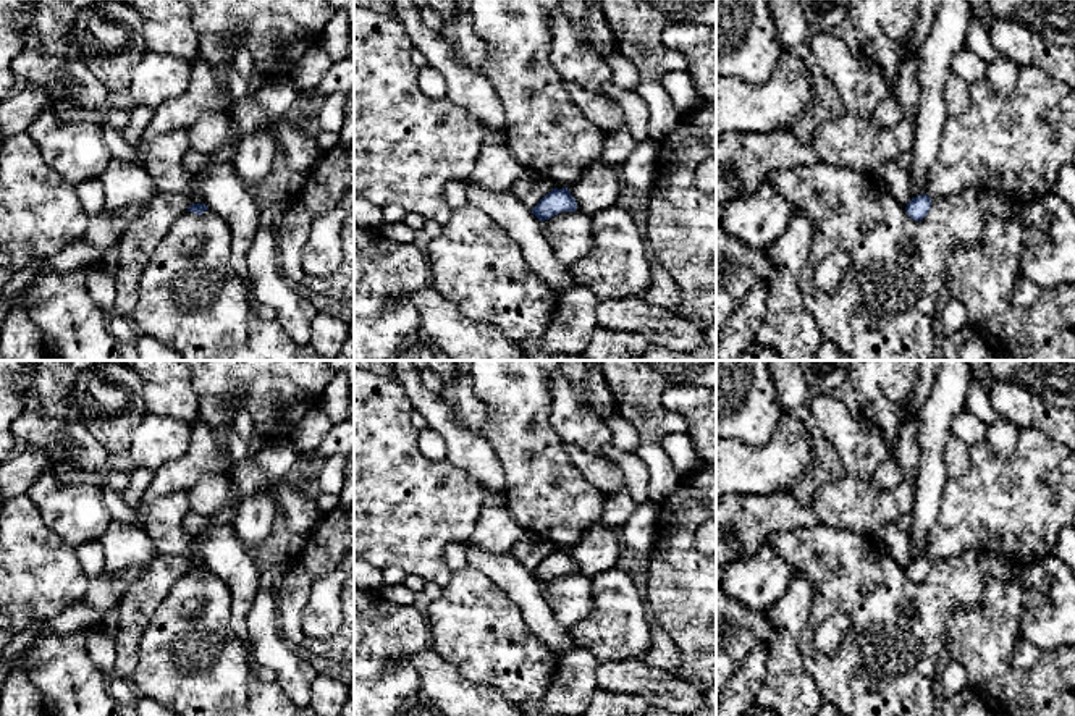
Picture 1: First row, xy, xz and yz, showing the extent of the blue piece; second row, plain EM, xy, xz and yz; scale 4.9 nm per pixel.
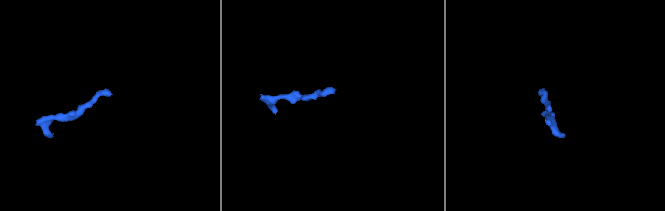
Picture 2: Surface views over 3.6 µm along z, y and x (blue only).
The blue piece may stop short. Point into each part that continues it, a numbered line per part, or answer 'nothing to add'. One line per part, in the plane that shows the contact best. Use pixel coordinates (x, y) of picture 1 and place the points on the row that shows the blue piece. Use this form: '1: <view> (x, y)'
nothing to add

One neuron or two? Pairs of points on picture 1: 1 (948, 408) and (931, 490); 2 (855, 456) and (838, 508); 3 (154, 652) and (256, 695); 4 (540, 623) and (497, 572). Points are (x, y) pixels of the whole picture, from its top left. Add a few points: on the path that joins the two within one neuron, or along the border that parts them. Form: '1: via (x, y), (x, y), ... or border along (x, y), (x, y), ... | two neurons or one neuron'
1: via (935, 429), (931, 469) | one neuron
2: border along (847, 472), (867, 480) | two neurons
3: via (180, 657), (219, 694), (230, 694) | one neuron
4: via (534, 610), (510, 582) | one neuron

